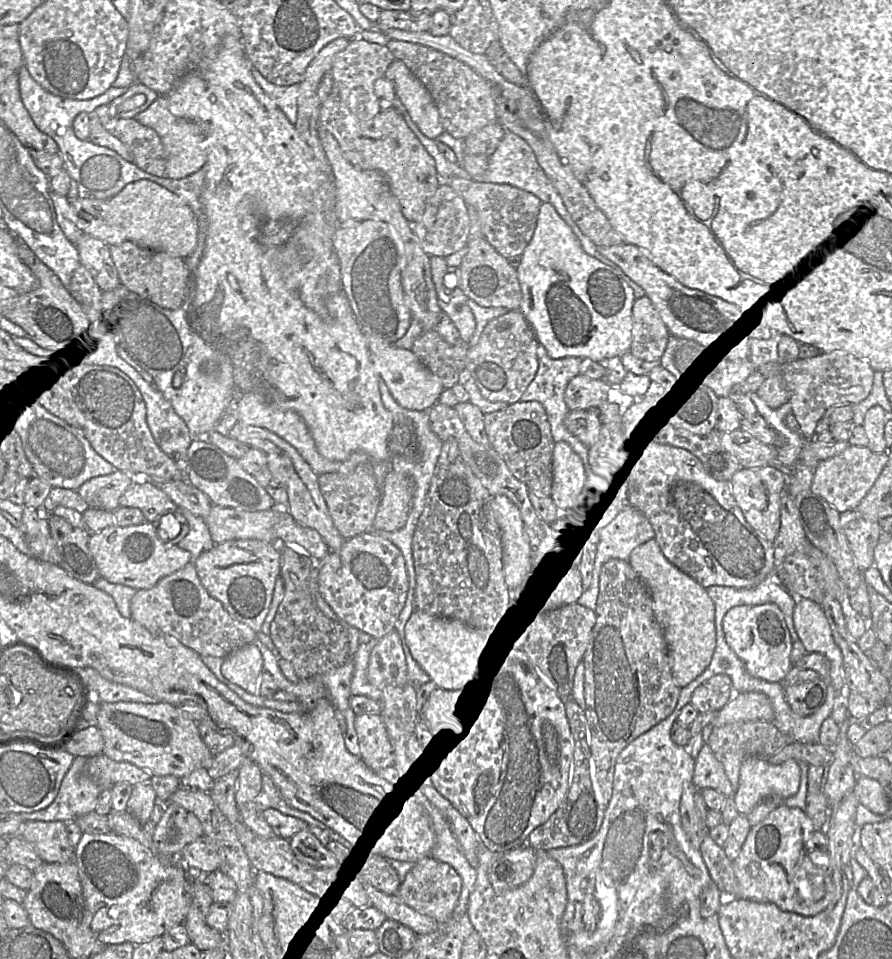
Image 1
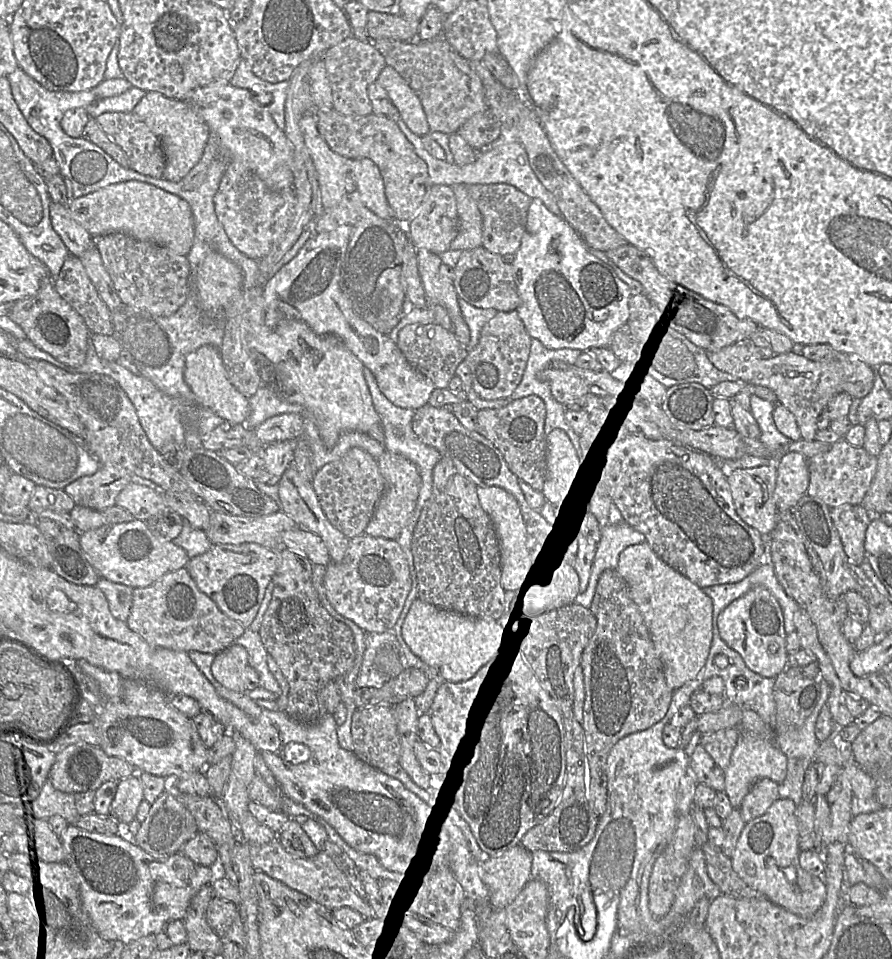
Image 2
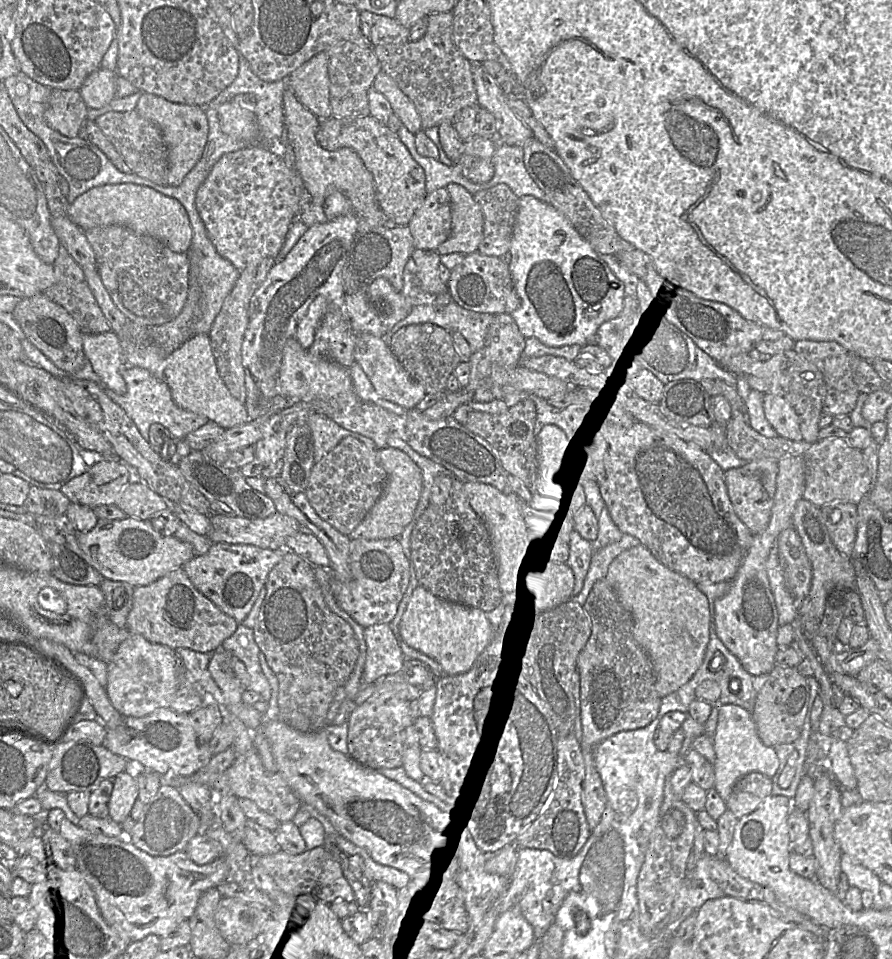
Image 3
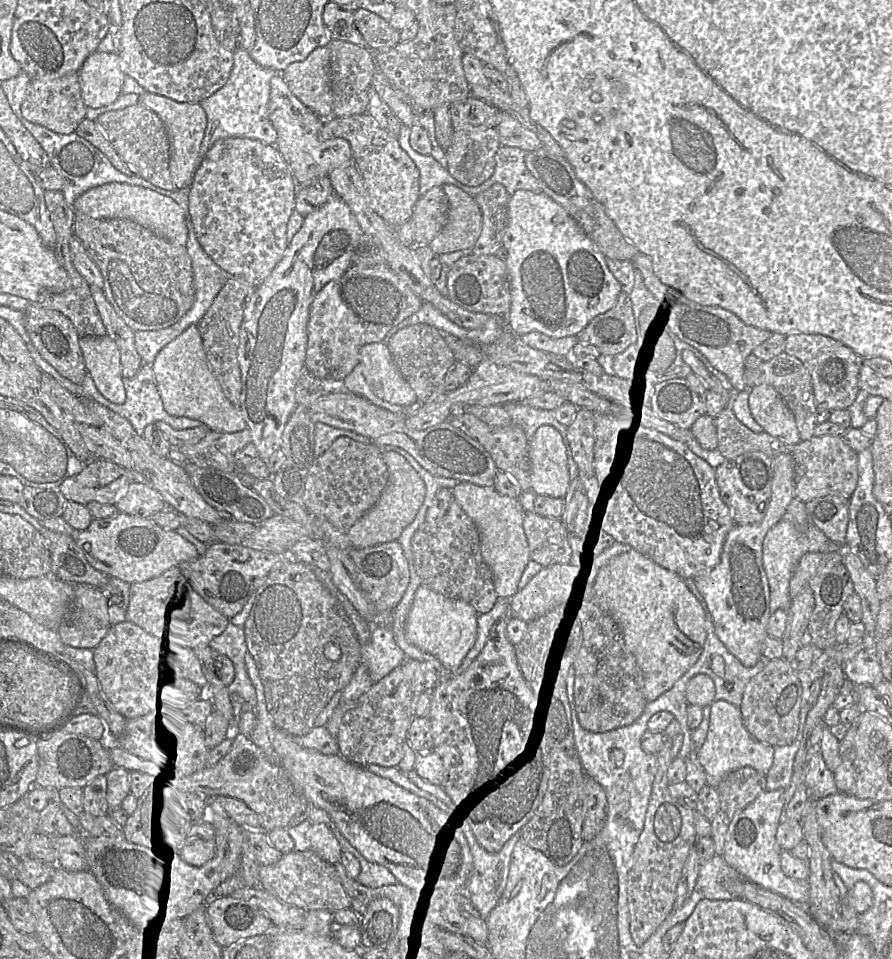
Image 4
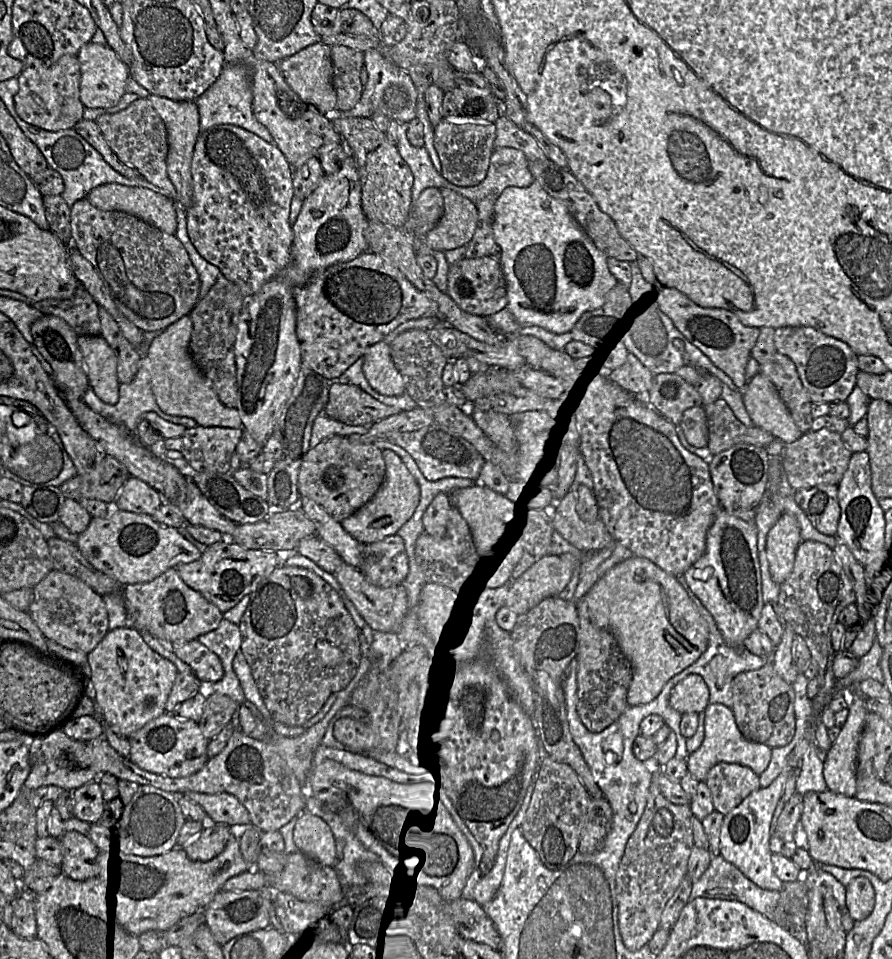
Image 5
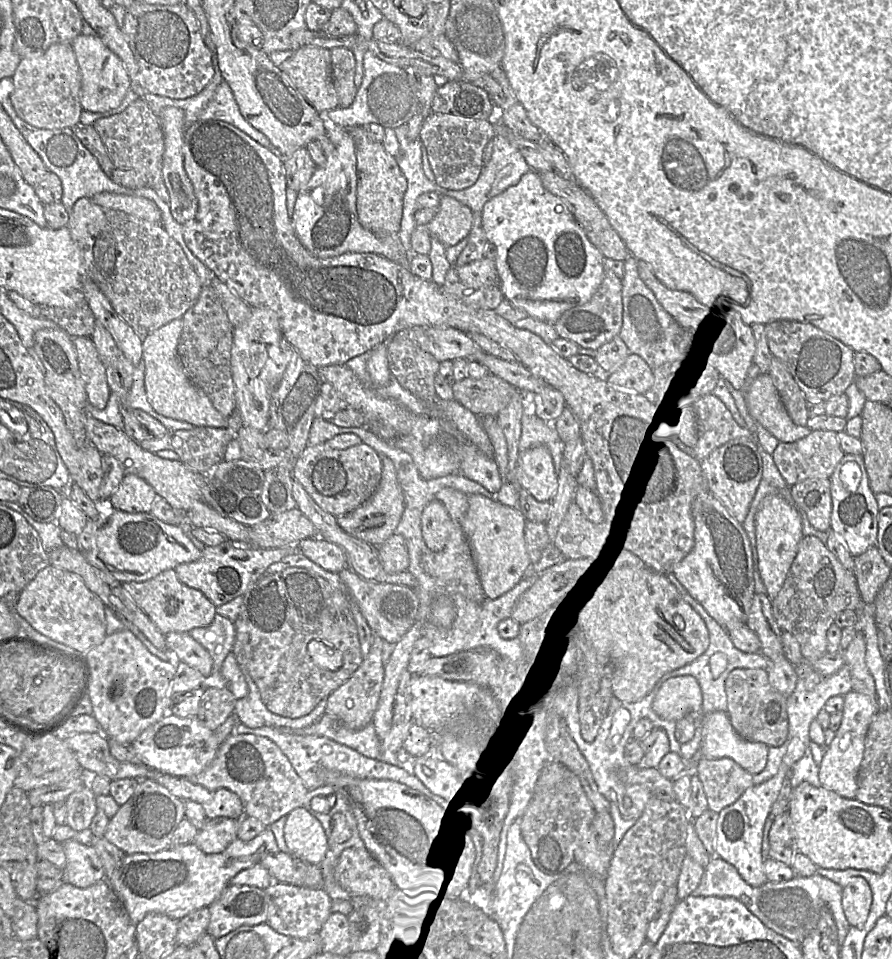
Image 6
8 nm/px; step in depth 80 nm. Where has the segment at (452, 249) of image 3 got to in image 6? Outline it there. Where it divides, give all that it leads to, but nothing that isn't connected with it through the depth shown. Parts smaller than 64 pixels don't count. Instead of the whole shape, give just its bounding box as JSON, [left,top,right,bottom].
[427,195,474,247]

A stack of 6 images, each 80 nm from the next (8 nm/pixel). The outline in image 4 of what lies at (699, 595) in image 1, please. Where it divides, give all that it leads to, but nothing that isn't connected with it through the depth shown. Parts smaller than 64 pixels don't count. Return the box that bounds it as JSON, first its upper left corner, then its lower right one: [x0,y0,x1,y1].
[599,549,707,702]

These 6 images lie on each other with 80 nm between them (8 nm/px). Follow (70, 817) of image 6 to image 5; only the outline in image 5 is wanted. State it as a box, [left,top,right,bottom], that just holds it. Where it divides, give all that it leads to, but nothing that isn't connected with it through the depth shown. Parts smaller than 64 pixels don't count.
[72,781,106,824]

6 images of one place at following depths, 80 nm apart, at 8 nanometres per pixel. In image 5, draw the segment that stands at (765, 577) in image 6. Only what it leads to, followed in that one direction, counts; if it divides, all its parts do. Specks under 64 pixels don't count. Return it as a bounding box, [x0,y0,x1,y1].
[766,514,801,584]

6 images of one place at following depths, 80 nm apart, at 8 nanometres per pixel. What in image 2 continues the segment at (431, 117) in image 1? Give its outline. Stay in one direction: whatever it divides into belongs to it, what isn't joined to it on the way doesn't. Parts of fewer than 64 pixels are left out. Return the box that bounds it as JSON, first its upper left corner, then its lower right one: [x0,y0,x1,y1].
[376,66,431,136]

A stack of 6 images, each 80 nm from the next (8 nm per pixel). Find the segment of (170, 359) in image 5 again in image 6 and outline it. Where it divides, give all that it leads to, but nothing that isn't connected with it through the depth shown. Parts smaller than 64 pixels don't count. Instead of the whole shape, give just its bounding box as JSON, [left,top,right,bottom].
[143,319,228,427]

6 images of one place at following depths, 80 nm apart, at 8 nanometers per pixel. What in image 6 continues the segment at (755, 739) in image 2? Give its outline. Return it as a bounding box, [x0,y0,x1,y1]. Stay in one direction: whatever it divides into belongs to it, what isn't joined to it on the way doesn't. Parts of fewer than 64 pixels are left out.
[688,711,769,776]

